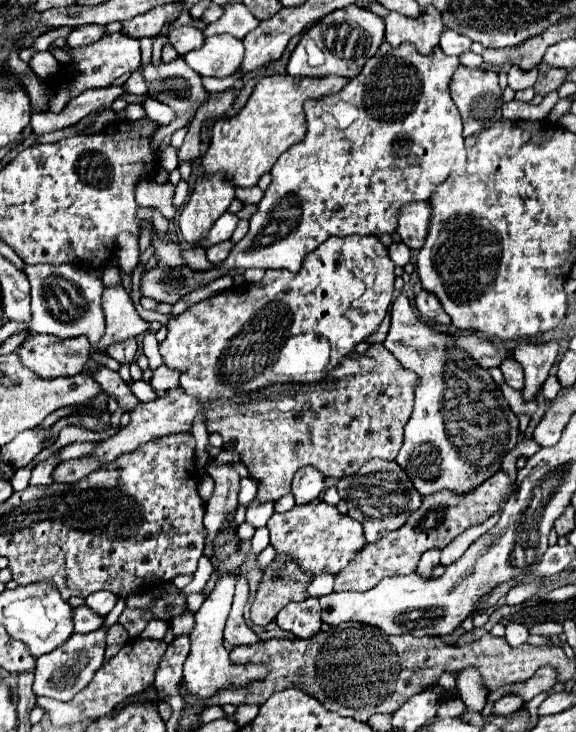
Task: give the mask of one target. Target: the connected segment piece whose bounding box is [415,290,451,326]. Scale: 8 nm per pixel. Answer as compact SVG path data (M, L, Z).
M421 290L417 296L415 296L415 304L417 304L417 310L421 312L421 316L429 322L435 322L439 326L449 326L451 320L449 316L445 314L445 310L441 308L437 296L433 296L433 292L427 292L427 290Z

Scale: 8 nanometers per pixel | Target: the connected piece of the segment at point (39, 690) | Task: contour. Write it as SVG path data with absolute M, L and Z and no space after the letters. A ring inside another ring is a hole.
M111 612L107 616L105 622L97 632L91 634L73 634L69 638L67 644L63 644L61 648L39 656L37 658L37 672L35 672L35 682L33 682L33 692L35 696L49 696L61 702L69 702L73 700L73 696L77 692L81 692L93 678L93 674L101 668L103 664L103 656L105 656L105 644L107 644L107 630L113 622L117 622L119 616L115 616L115 612Z

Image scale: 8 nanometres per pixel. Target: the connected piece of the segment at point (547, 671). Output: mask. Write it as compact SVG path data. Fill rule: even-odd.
M543 666L539 672L535 672L533 678L513 684L513 694L521 696L525 702L529 702L533 696L551 690L557 684L557 670L553 666Z

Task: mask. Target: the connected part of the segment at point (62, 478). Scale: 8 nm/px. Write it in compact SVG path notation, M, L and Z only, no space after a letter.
M95 456L67 460L67 462L61 462L57 466L57 472L53 472L53 478L55 478L55 482L67 482L69 484L69 482L83 480L85 476L89 476L97 468L101 468L101 462Z

